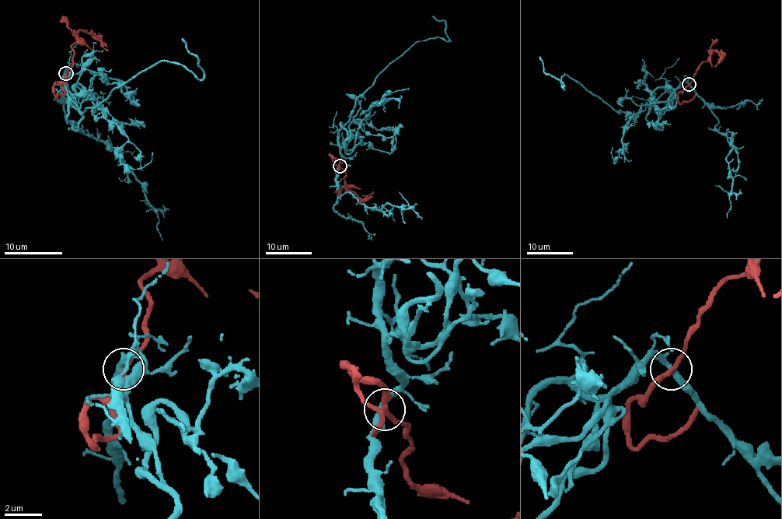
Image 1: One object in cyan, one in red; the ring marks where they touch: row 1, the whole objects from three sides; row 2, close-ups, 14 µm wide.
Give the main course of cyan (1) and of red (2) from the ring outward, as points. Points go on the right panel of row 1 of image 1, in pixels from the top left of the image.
1: (689, 85), (658, 88), (632, 116), (566, 74), (563, 89), (539, 57)
2: (689, 85), (696, 69), (708, 59), (713, 50), (717, 50), (722, 54), (722, 57), (714, 66)

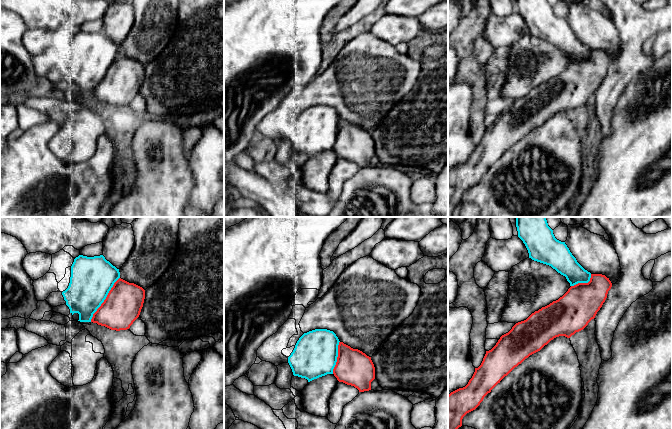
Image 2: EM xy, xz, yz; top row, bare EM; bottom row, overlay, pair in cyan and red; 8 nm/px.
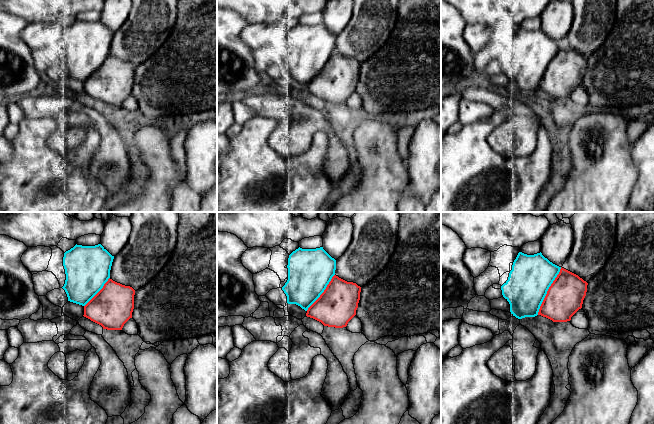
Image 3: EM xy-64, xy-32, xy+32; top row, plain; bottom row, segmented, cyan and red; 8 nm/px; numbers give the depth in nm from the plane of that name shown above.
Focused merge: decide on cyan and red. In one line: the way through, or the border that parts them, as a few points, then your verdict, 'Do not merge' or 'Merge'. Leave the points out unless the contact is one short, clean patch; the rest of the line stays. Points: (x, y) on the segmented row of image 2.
Do not merge

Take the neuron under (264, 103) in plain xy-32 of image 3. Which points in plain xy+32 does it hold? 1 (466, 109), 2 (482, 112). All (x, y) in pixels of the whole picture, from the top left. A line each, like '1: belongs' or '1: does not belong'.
1: does not belong
2: does not belong

